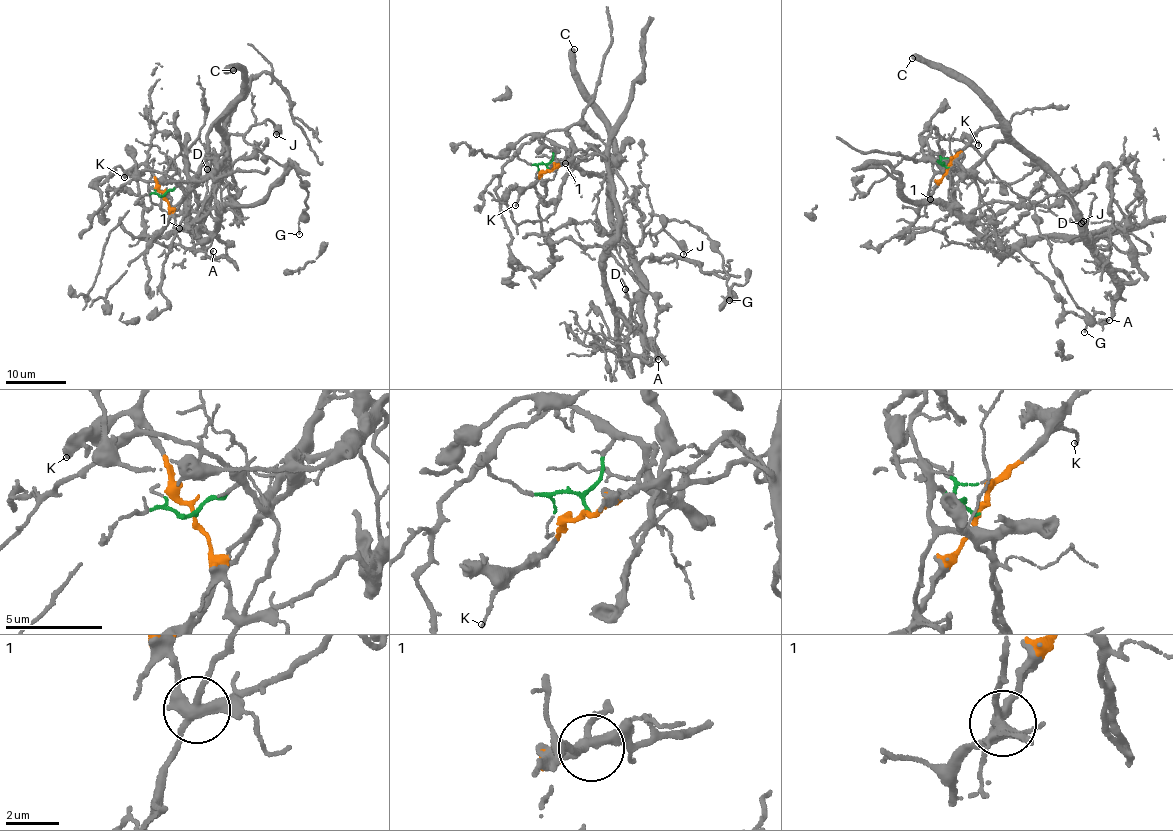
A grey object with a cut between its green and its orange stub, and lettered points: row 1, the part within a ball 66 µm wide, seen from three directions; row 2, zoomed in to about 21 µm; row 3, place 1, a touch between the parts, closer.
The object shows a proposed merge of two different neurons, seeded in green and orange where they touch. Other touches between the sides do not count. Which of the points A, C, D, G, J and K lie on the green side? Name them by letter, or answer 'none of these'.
C, D, G, J

